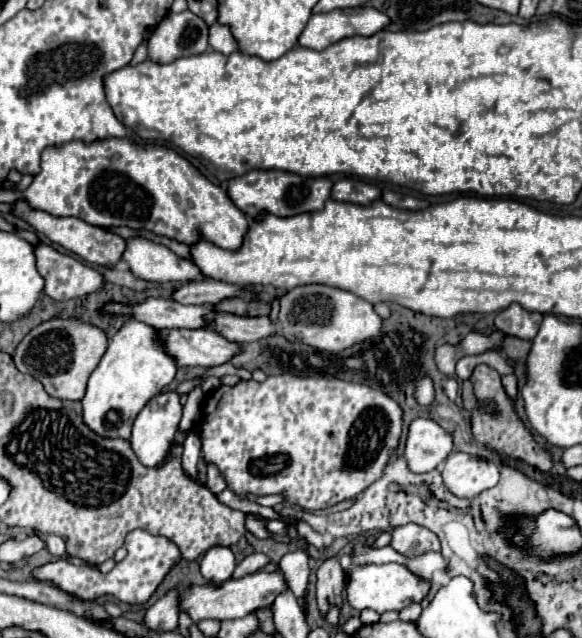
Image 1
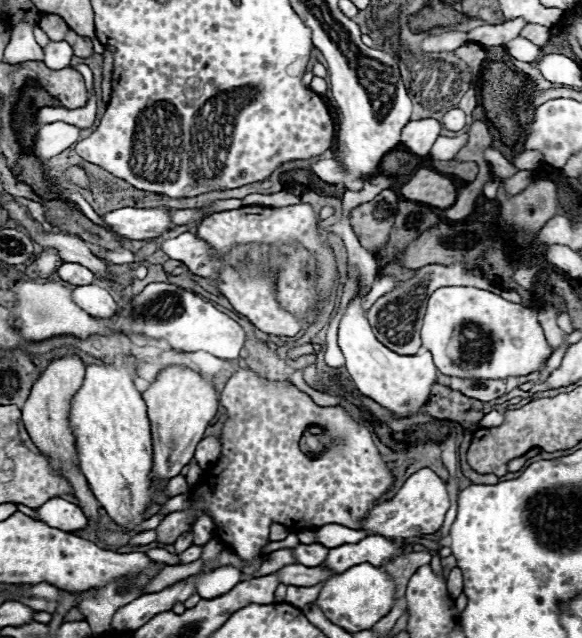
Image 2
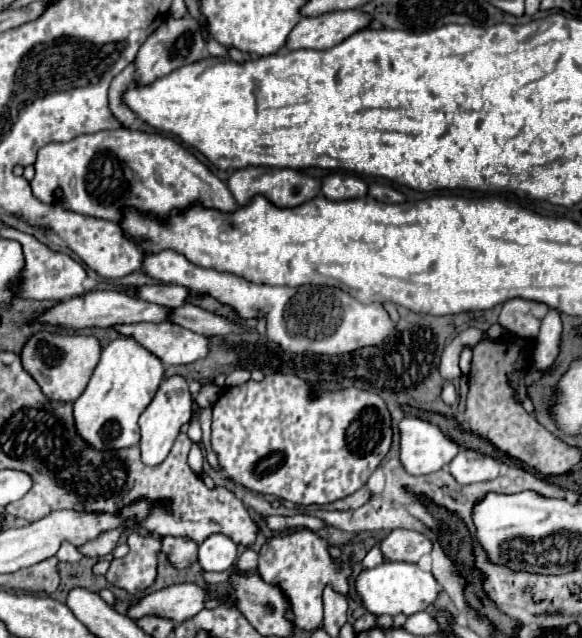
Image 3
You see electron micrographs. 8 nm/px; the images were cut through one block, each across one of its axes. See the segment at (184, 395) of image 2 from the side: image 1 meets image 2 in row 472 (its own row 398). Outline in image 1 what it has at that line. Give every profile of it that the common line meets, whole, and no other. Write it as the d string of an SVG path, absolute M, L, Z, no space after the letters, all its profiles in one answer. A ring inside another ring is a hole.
M166 392L166 394L158 394L154 396L138 414L134 426L132 426L132 436L130 436L130 446L134 450L134 454L138 456L138 460L144 466L156 466L166 452L170 450L170 444L176 436L178 424L182 418L182 404L180 404L180 396L176 392Z

